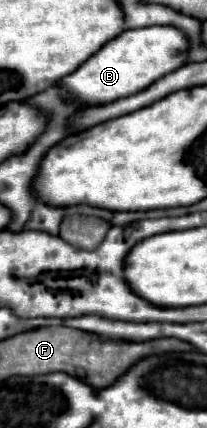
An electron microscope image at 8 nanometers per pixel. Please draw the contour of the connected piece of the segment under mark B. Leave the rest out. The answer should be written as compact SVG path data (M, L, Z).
M149 26L125 30L123 36L107 42L97 54L93 54L83 66L79 66L71 76L59 80L67 100L81 104L109 104L121 96L133 96L143 88L149 88L151 82L165 76L165 72L175 72L187 64L189 40L187 34L173 26Z

